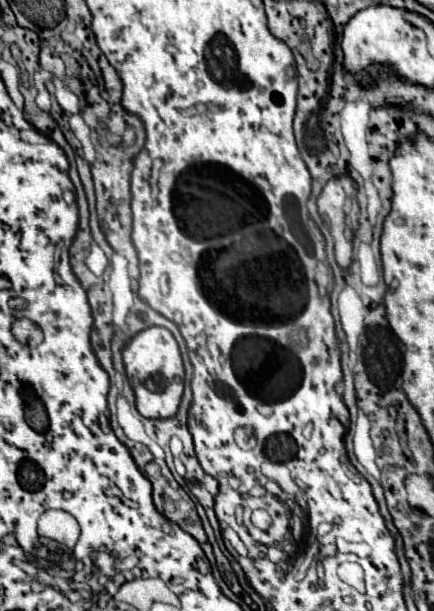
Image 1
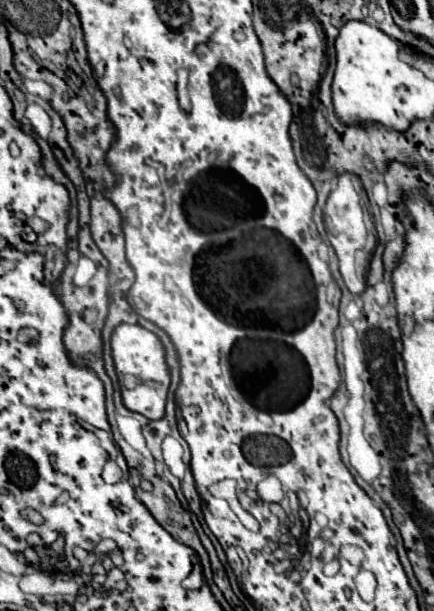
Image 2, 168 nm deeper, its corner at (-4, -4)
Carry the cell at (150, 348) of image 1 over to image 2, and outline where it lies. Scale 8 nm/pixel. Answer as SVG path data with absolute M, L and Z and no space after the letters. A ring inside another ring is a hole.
M120 324L112 334L112 356L118 372L124 406L148 420L160 420L166 412L166 398L170 388L170 370L166 364L166 350L154 332L138 324Z

